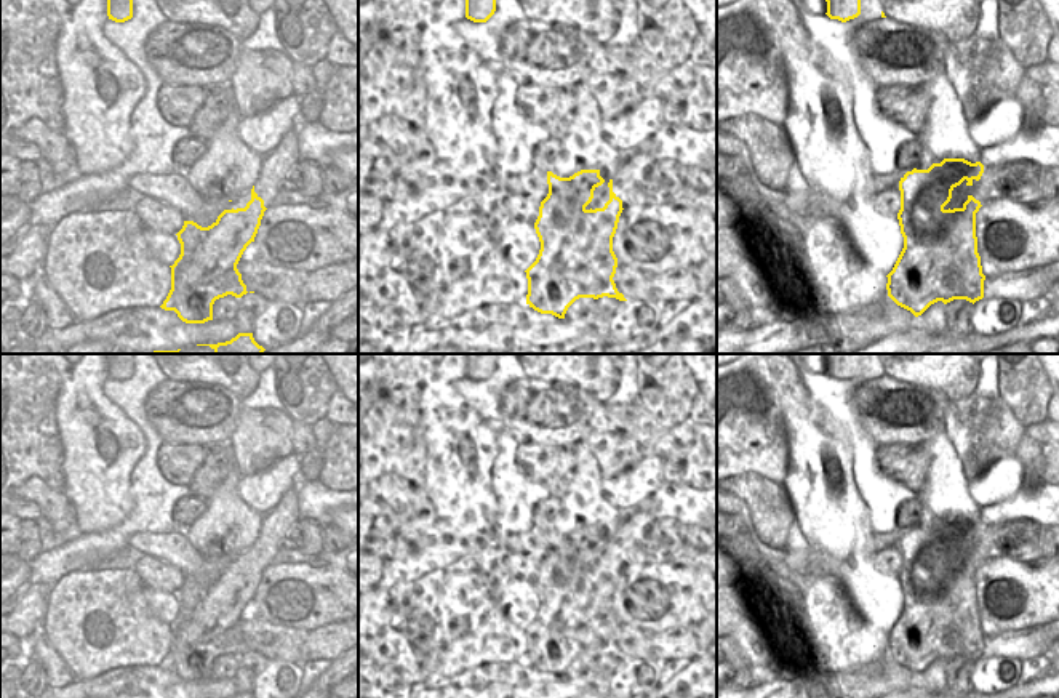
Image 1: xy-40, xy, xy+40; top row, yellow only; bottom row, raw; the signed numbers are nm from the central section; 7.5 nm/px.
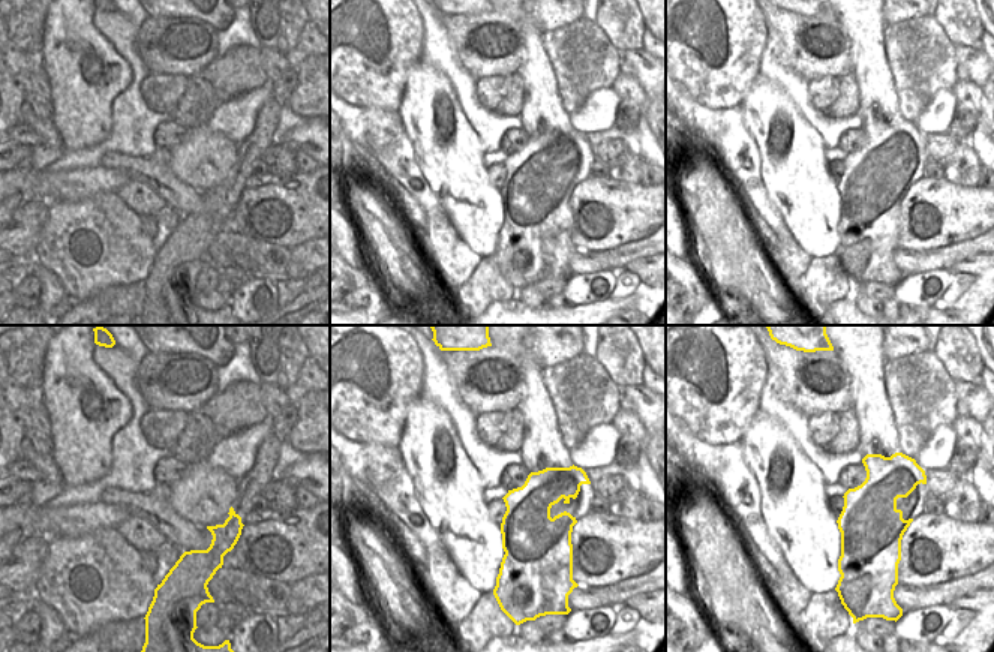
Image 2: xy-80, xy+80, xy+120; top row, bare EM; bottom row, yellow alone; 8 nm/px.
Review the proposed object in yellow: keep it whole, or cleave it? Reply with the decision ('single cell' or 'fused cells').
fused cells

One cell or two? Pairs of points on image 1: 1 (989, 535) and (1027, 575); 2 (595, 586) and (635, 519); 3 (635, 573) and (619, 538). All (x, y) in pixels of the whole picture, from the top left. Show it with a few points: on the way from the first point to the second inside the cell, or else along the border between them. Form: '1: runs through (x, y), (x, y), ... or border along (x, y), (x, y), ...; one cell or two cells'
1: border along (995, 556), (984, 562); two cells
2: runs through (611, 570), (623, 554), (626, 537); one cell
3: border along (634, 561), (624, 567); two cells

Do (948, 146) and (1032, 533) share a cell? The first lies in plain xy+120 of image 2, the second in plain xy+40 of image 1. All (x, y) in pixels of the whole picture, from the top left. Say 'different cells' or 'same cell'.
same cell

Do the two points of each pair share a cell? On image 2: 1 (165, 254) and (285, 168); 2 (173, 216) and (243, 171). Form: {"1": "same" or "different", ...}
{"1": "different", "2": "different"}

